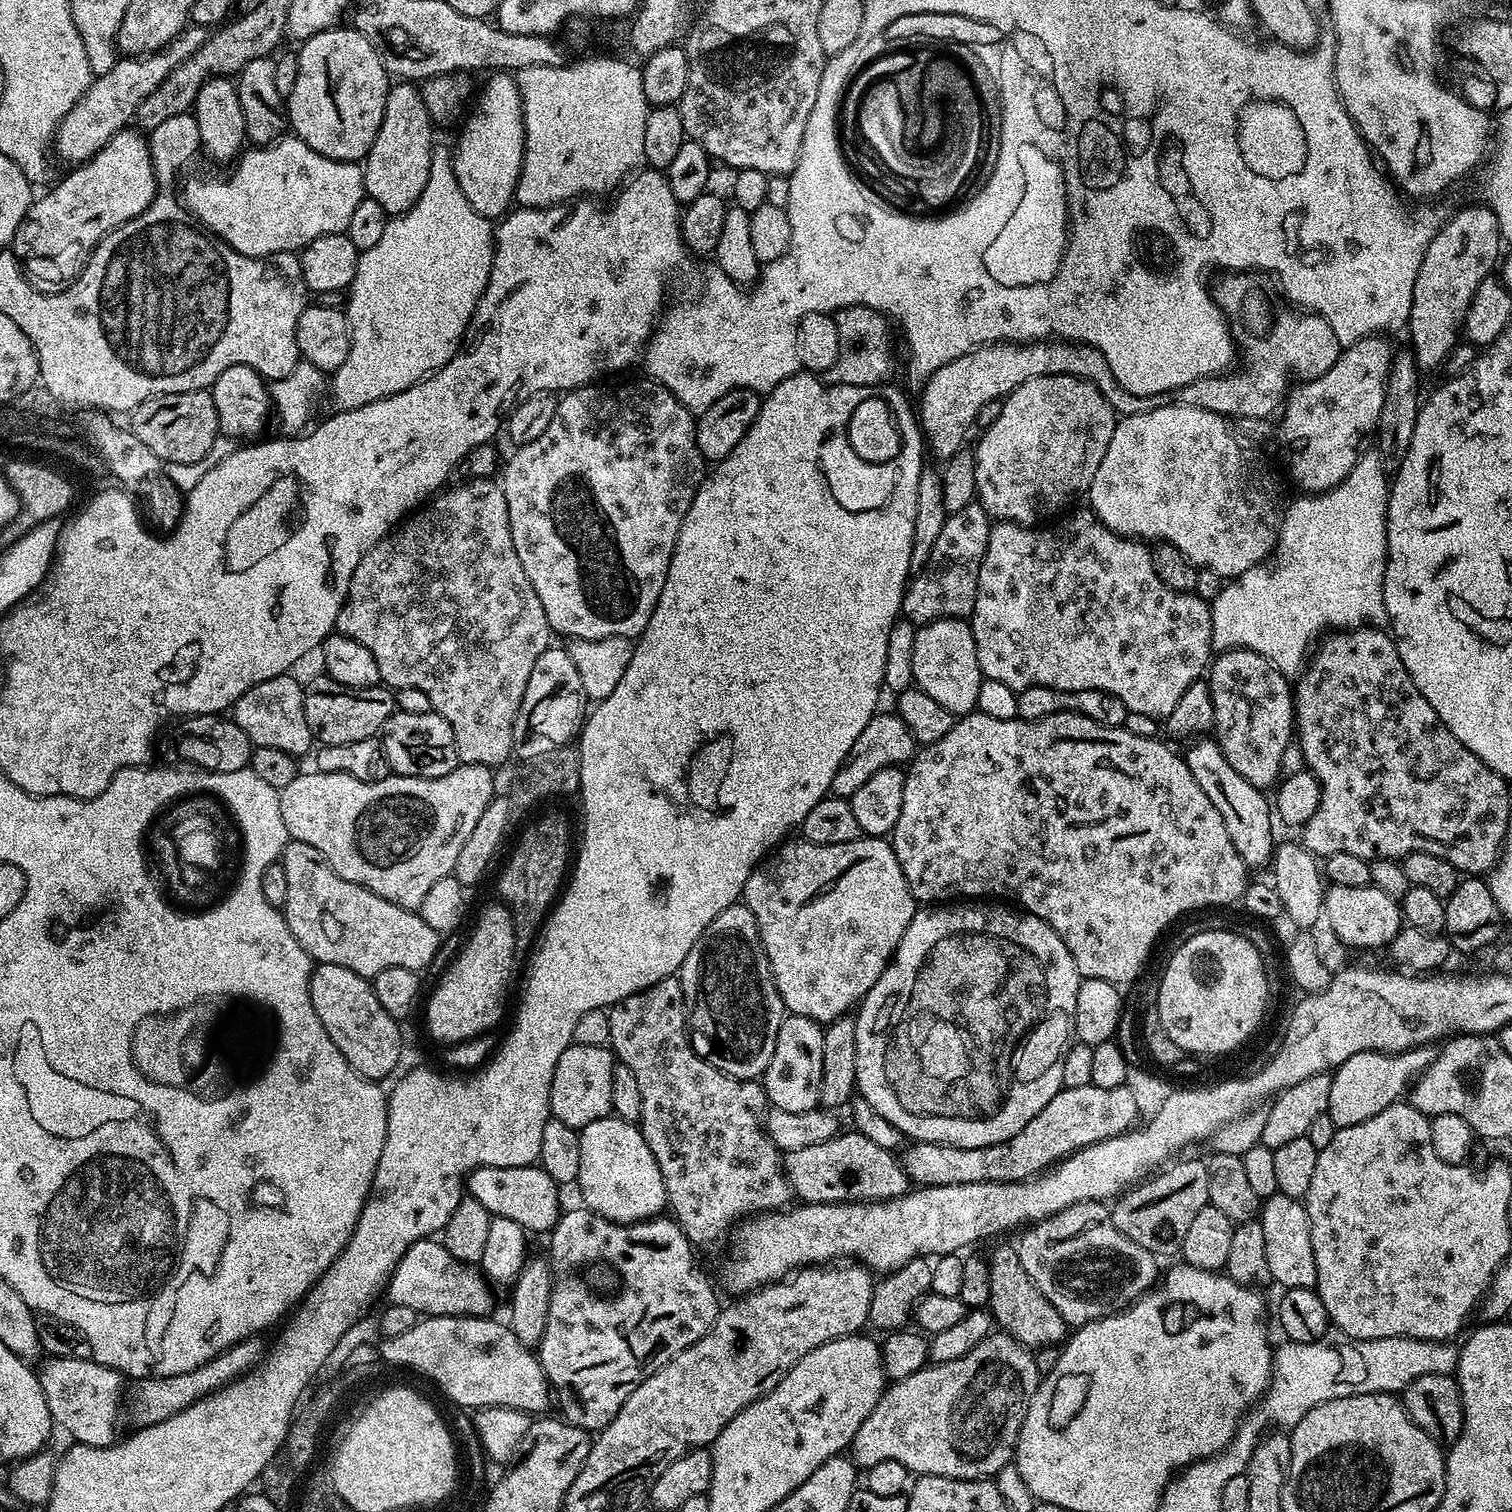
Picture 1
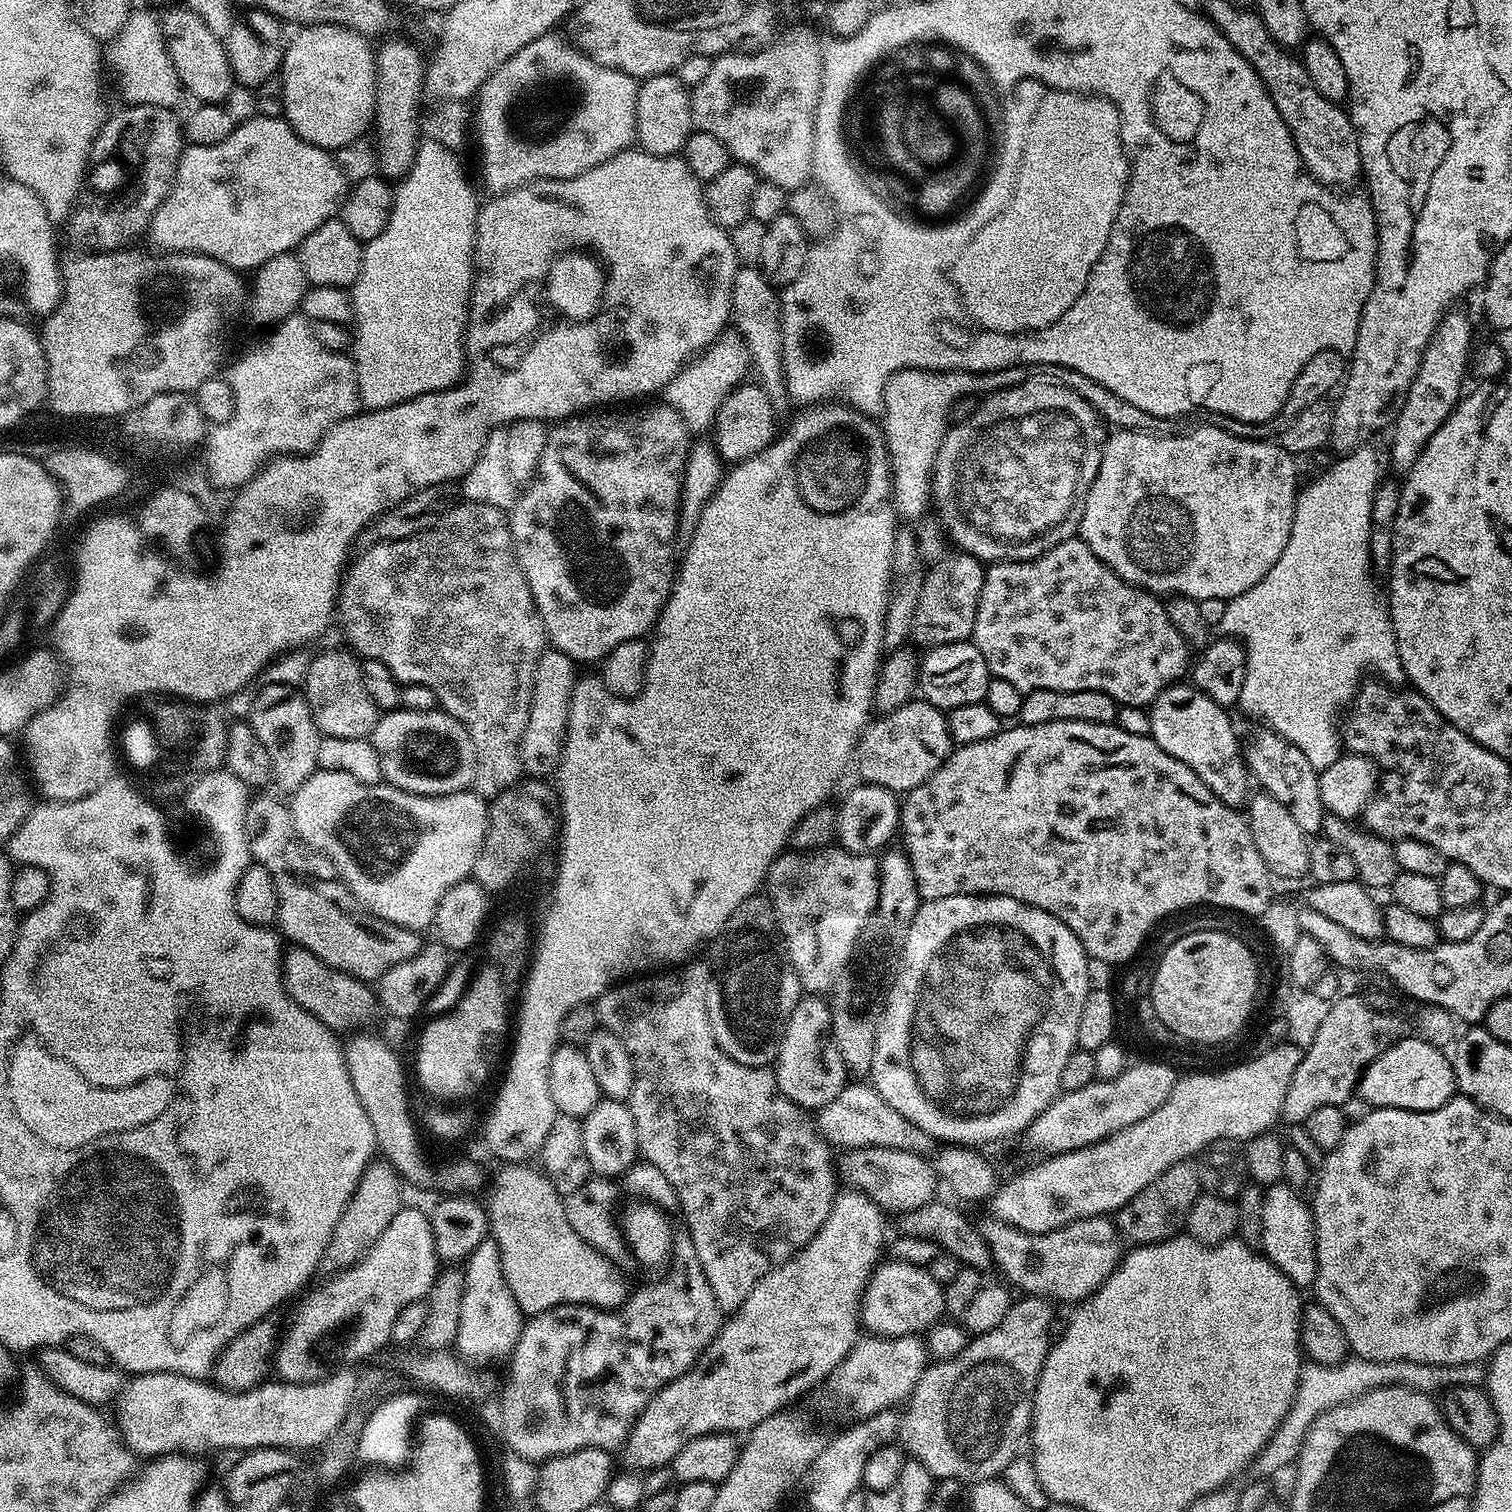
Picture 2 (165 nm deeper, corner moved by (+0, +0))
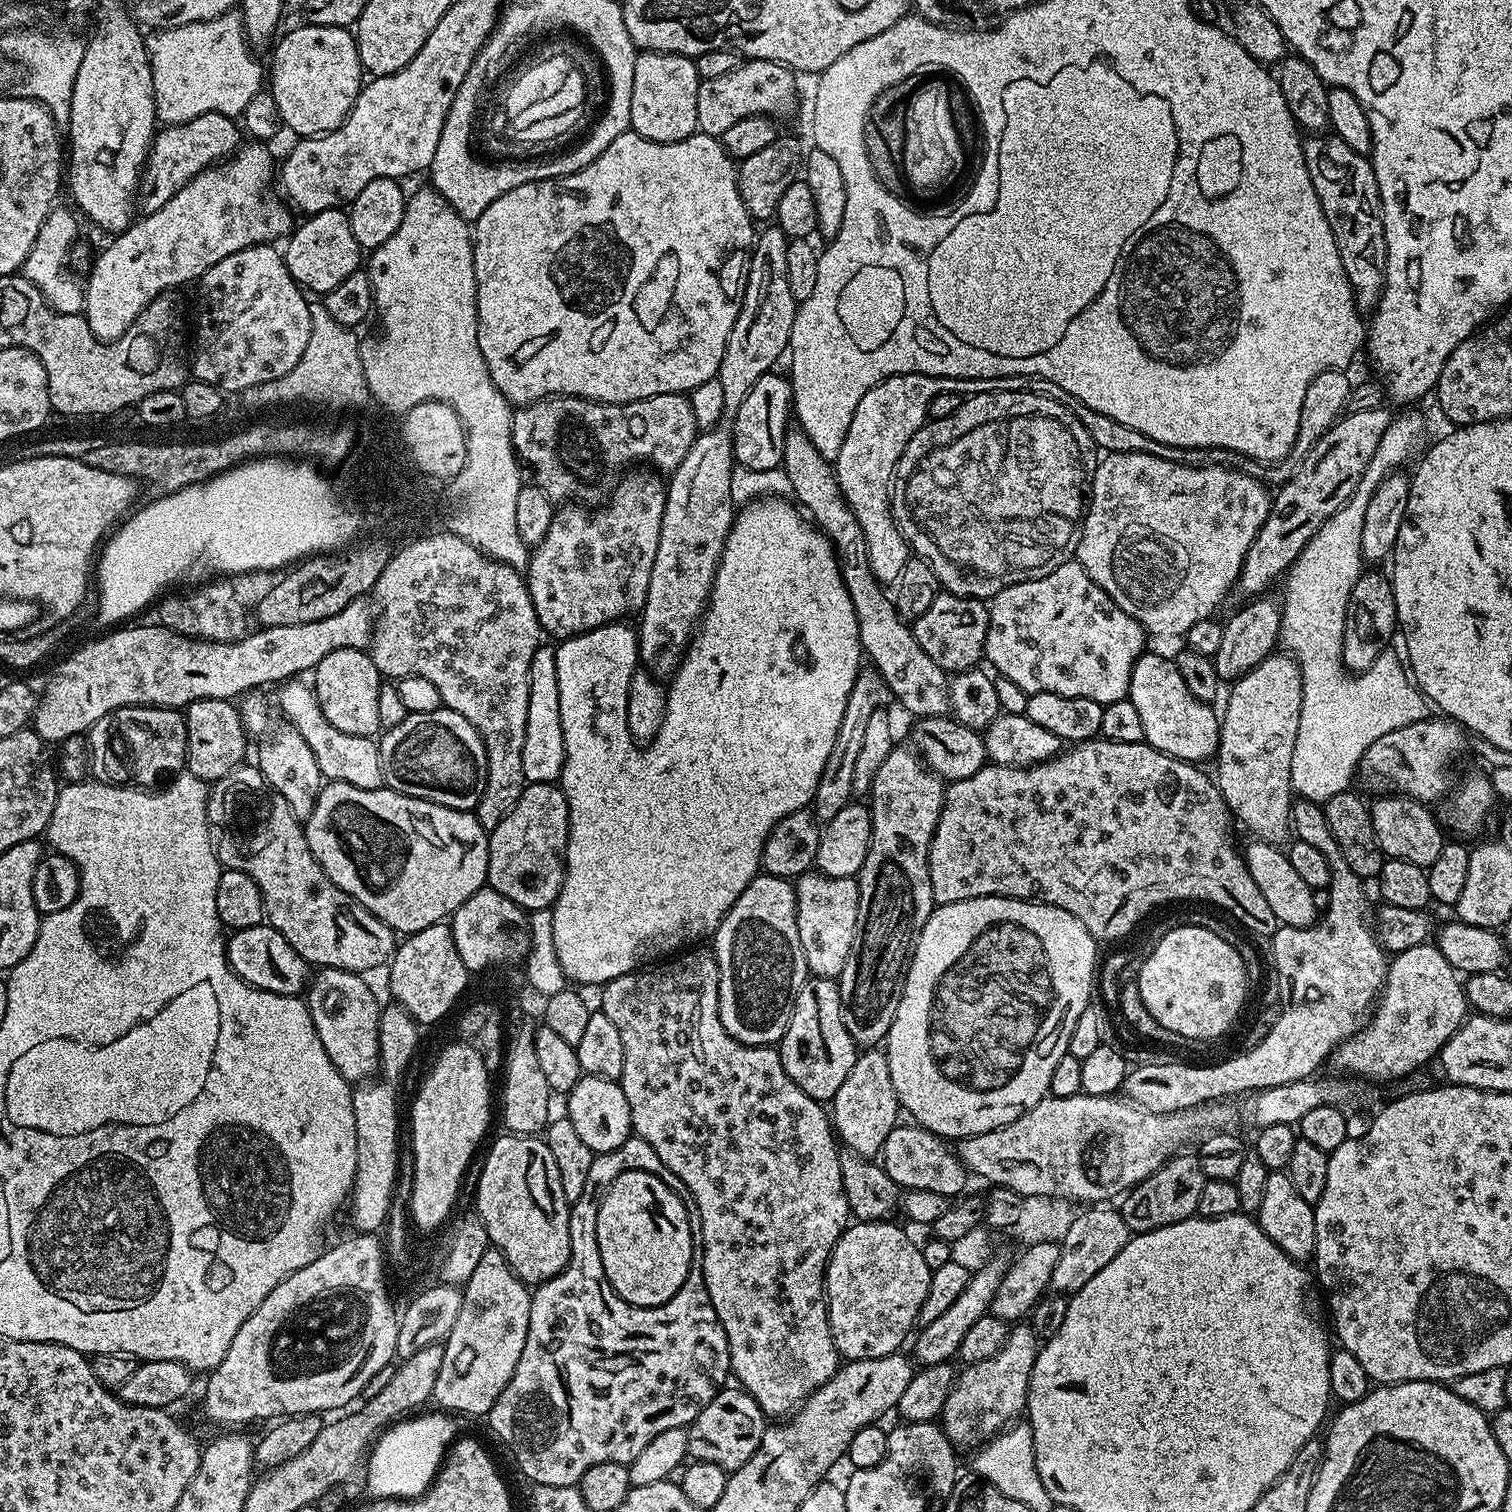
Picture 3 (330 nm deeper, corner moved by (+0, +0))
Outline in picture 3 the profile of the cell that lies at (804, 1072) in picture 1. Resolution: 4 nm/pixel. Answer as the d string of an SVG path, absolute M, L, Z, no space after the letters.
M812 976L802 986L790 1014L790 1026L778 1045L780 1061L790 1078L810 1098L830 1102L838 1094L838 1086L846 1082L850 1066L854 1066L858 1045L850 1038L842 1022L840 985L826 976Z

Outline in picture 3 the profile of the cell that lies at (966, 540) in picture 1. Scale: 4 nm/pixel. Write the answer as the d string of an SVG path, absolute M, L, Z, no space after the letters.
M942 590L930 602L926 614L911 621L910 627L914 638L918 638L918 646L938 662L944 672L955 674L966 672L977 667L985 659L986 630L988 629L989 605L983 600L975 600L973 596L956 596Z

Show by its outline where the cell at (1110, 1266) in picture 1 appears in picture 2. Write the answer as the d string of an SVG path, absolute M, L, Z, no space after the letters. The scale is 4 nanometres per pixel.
M1107 1215L1075 1220L1052 1232L1023 1232L1020 1228L1010 1226L1001 1220L987 1219L979 1221L978 1227L988 1247L988 1253L992 1256L992 1264L1000 1267L1001 1274L1005 1276L1003 1279L1013 1289L1021 1288L1021 1293L1029 1296L1043 1296L1044 1299L1053 1302L1061 1300L1064 1304L1073 1303L1072 1305L1075 1305L1077 1302L1093 1296L1104 1285L1106 1278L1110 1278L1110 1274L1114 1274L1114 1270L1120 1265L1122 1259L1118 1229Z

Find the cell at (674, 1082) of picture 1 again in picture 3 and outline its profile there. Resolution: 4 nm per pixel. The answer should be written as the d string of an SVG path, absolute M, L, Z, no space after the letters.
M696 946L691 950L681 951L679 954L673 955L671 958L661 959L659 962L649 963L647 966L641 966L634 972L627 972L618 978L614 978L608 984L603 985L600 996L599 1011L606 1014L606 1018L610 1018L610 1022L614 1022L614 1026L618 1026L618 1034L622 1034L622 1050L626 1054L626 1062L622 1062L622 1074L618 1081L622 1094L626 1094L626 1102L630 1106L630 1114L632 1115L632 1132L640 1136L646 1142L650 1142L650 1146L654 1146L658 1158L662 1158L662 1162L666 1166L670 1166L670 1170L674 1170L674 1174L678 1174L678 1178L682 1178L682 1182L686 1182L686 1186L690 1186L692 1191L691 1203L696 1204L696 1208L700 1211L700 1226L698 1222L698 1244L702 1249L704 1247L704 1257L699 1257L698 1267L704 1273L704 1281L706 1282L706 1290L710 1294L710 1302L714 1306L714 1310L720 1319L722 1330L726 1334L726 1342L728 1343L728 1353L730 1354L730 1372L734 1377L735 1383L744 1391L751 1394L754 1402L758 1402L758 1406L768 1418L784 1418L789 1414L797 1411L804 1400L814 1394L814 1390L818 1390L829 1378L836 1373L836 1369L842 1363L842 1357L834 1346L834 1338L830 1334L830 1322L828 1321L828 1298L824 1295L824 1271L828 1269L828 1260L832 1256L834 1246L838 1242L838 1238L843 1234L845 1228L850 1223L850 1213L848 1211L848 1203L846 1202L846 1190L842 1186L842 1166L840 1165L841 1149L838 1147L837 1137L834 1135L832 1121L829 1113L826 1111L825 1105L821 1101L810 1098L810 1094L806 1094L801 1088L790 1078L790 1074L786 1074L786 1070L780 1061L780 1053L775 1047L750 1046L738 1042L726 1030L726 1026L722 1026L722 1018L720 1017L720 999L718 998L718 982L720 981L720 971L718 970L718 962L716 961L715 951L708 952L704 946Z

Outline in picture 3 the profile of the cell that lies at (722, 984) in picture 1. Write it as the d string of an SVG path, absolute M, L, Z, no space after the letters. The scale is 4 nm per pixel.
M758 874L746 886L746 890L742 890L734 906L730 906L730 910L716 927L715 940L714 951L720 971L718 998L722 1026L726 1026L729 1034L743 1044L759 1048L779 1045L790 1026L794 1002L802 986L810 978L806 954L798 938L795 887L785 877Z

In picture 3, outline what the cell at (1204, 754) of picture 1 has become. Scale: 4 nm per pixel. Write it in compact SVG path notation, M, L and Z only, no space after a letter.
M1152 650L1145 651L1134 662L1127 699L1132 700L1138 709L1144 738L1151 748L1189 762L1211 761L1219 753L1221 717L1217 709L1216 712L1212 709L1211 703L1190 694L1182 674L1178 674L1175 659L1168 657L1167 660Z

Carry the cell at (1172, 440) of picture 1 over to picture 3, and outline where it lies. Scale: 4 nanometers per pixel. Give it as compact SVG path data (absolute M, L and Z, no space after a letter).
M1109 452L1096 465L1096 473L1092 479L1090 499L1086 504L1086 511L1082 521L1082 527L1078 532L1078 539L1074 545L1075 559L1090 574L1090 578L1130 618L1134 618L1143 626L1145 633L1152 636L1180 636L1187 637L1190 626L1194 622L1202 622L1213 615L1212 612L1236 587L1236 580L1242 570L1242 562L1246 558L1246 552L1254 542L1262 522L1266 522L1270 507L1270 492L1267 492L1258 481L1244 472L1231 472L1228 468L1195 468L1192 464L1184 464L1180 460L1167 460L1154 454L1142 454L1141 452Z

